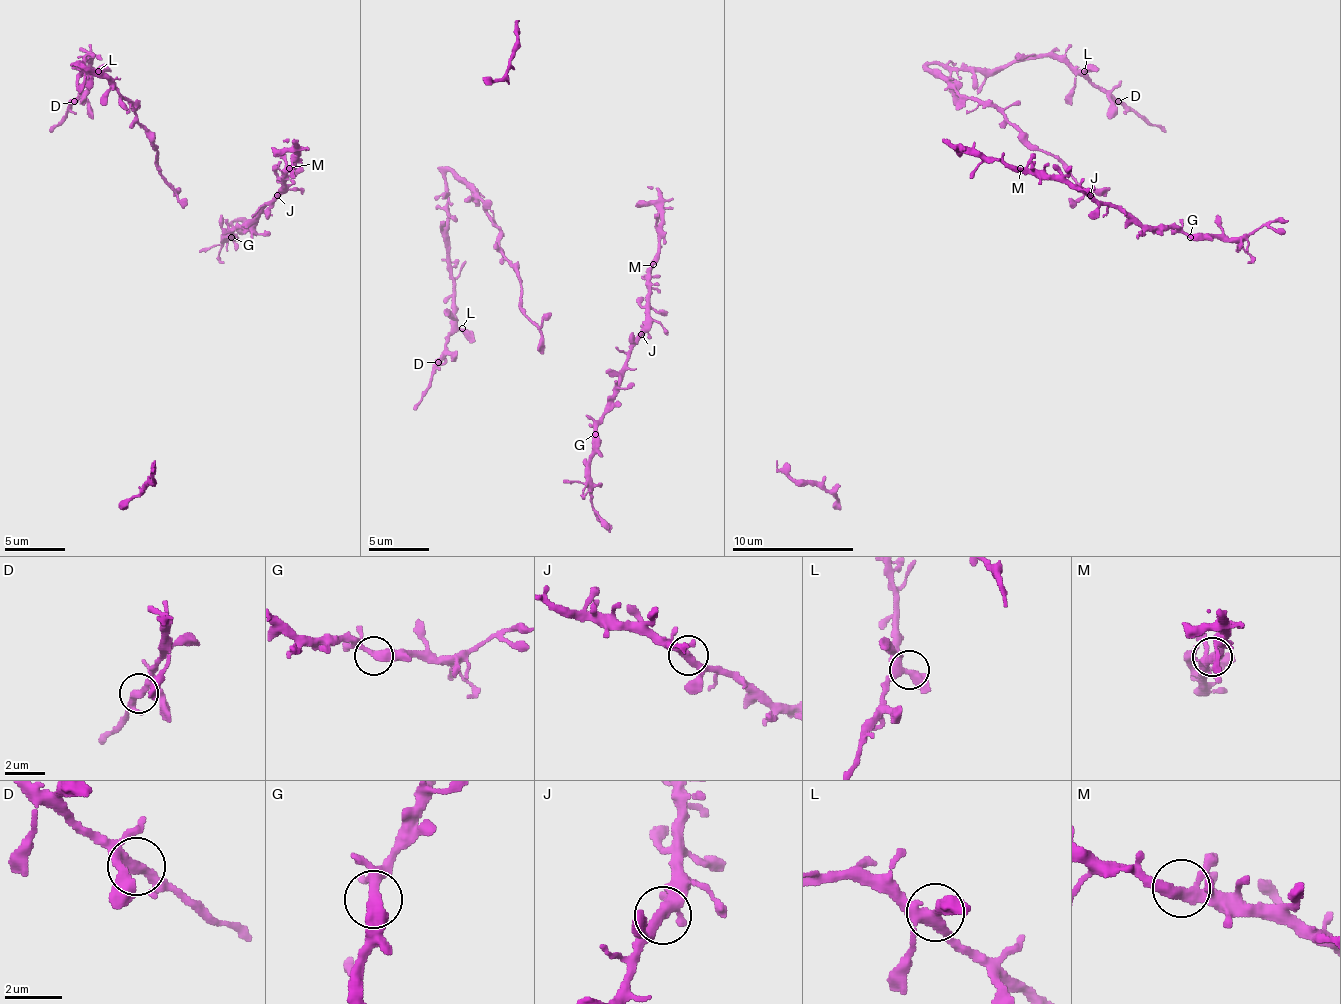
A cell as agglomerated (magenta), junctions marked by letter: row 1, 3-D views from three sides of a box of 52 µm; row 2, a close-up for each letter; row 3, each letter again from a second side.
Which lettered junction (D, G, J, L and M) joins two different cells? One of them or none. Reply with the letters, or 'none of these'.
none of these

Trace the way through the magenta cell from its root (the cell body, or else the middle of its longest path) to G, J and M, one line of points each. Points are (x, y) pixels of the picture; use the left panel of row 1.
G: (250, 216), (262, 207), (259, 216), (250, 226), (241, 226), (232, 238)
J: (250, 216), (277, 195)
M: (250, 216), (283, 186), (283, 174), (289, 168)

